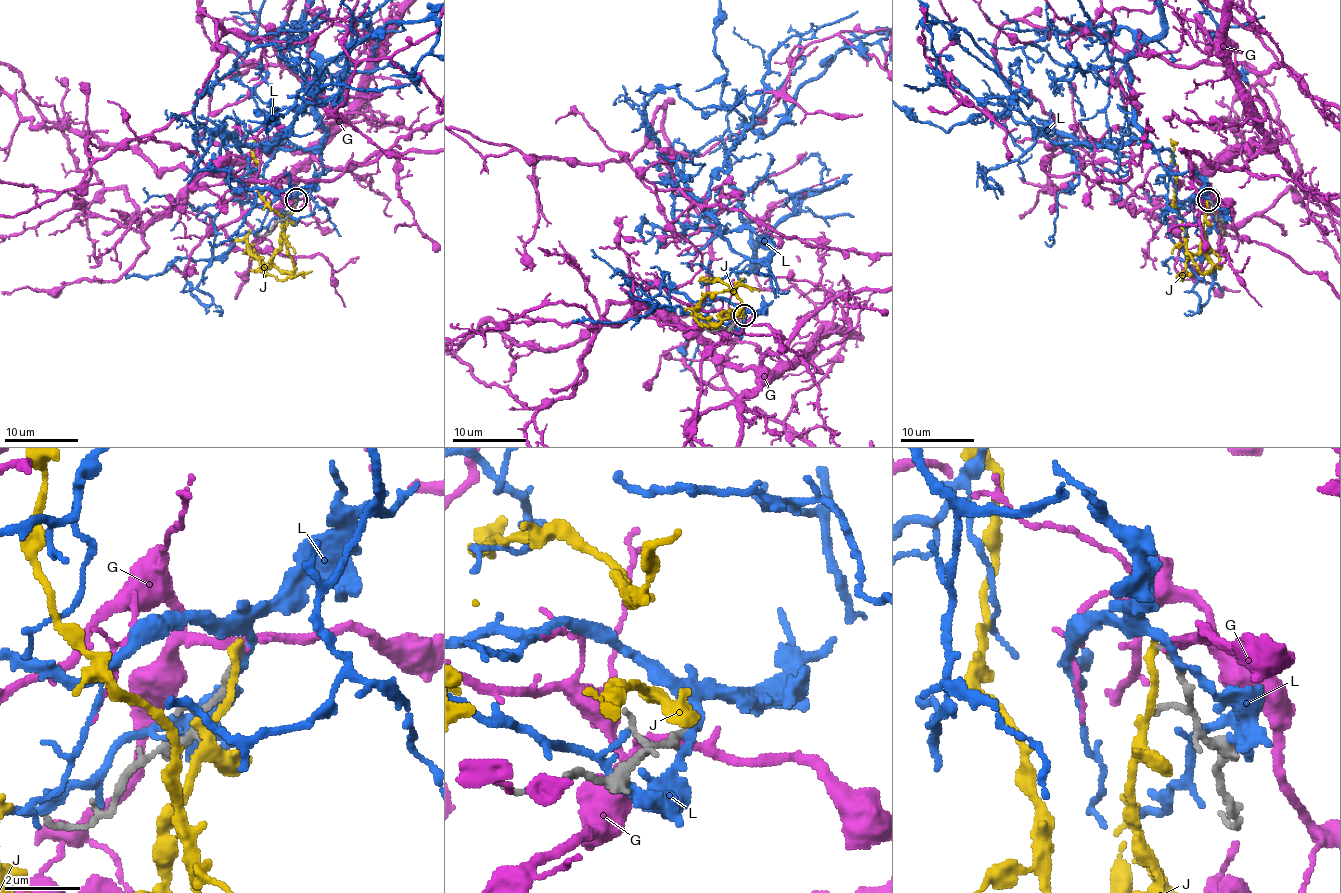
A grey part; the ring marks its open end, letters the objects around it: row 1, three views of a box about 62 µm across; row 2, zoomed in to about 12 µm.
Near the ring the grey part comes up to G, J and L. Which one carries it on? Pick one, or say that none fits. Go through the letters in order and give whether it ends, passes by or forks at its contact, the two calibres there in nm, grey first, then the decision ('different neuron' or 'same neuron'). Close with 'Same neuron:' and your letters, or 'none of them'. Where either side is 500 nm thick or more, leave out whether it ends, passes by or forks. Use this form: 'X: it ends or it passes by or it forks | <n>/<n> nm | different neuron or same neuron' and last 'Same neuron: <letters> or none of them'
G: it passes by | 170/190 nm | different neuron
J: it ends | 150/200 nm | different neuron
L: it passes by | 220/200 nm | different neuron
Same neuron: none of them

